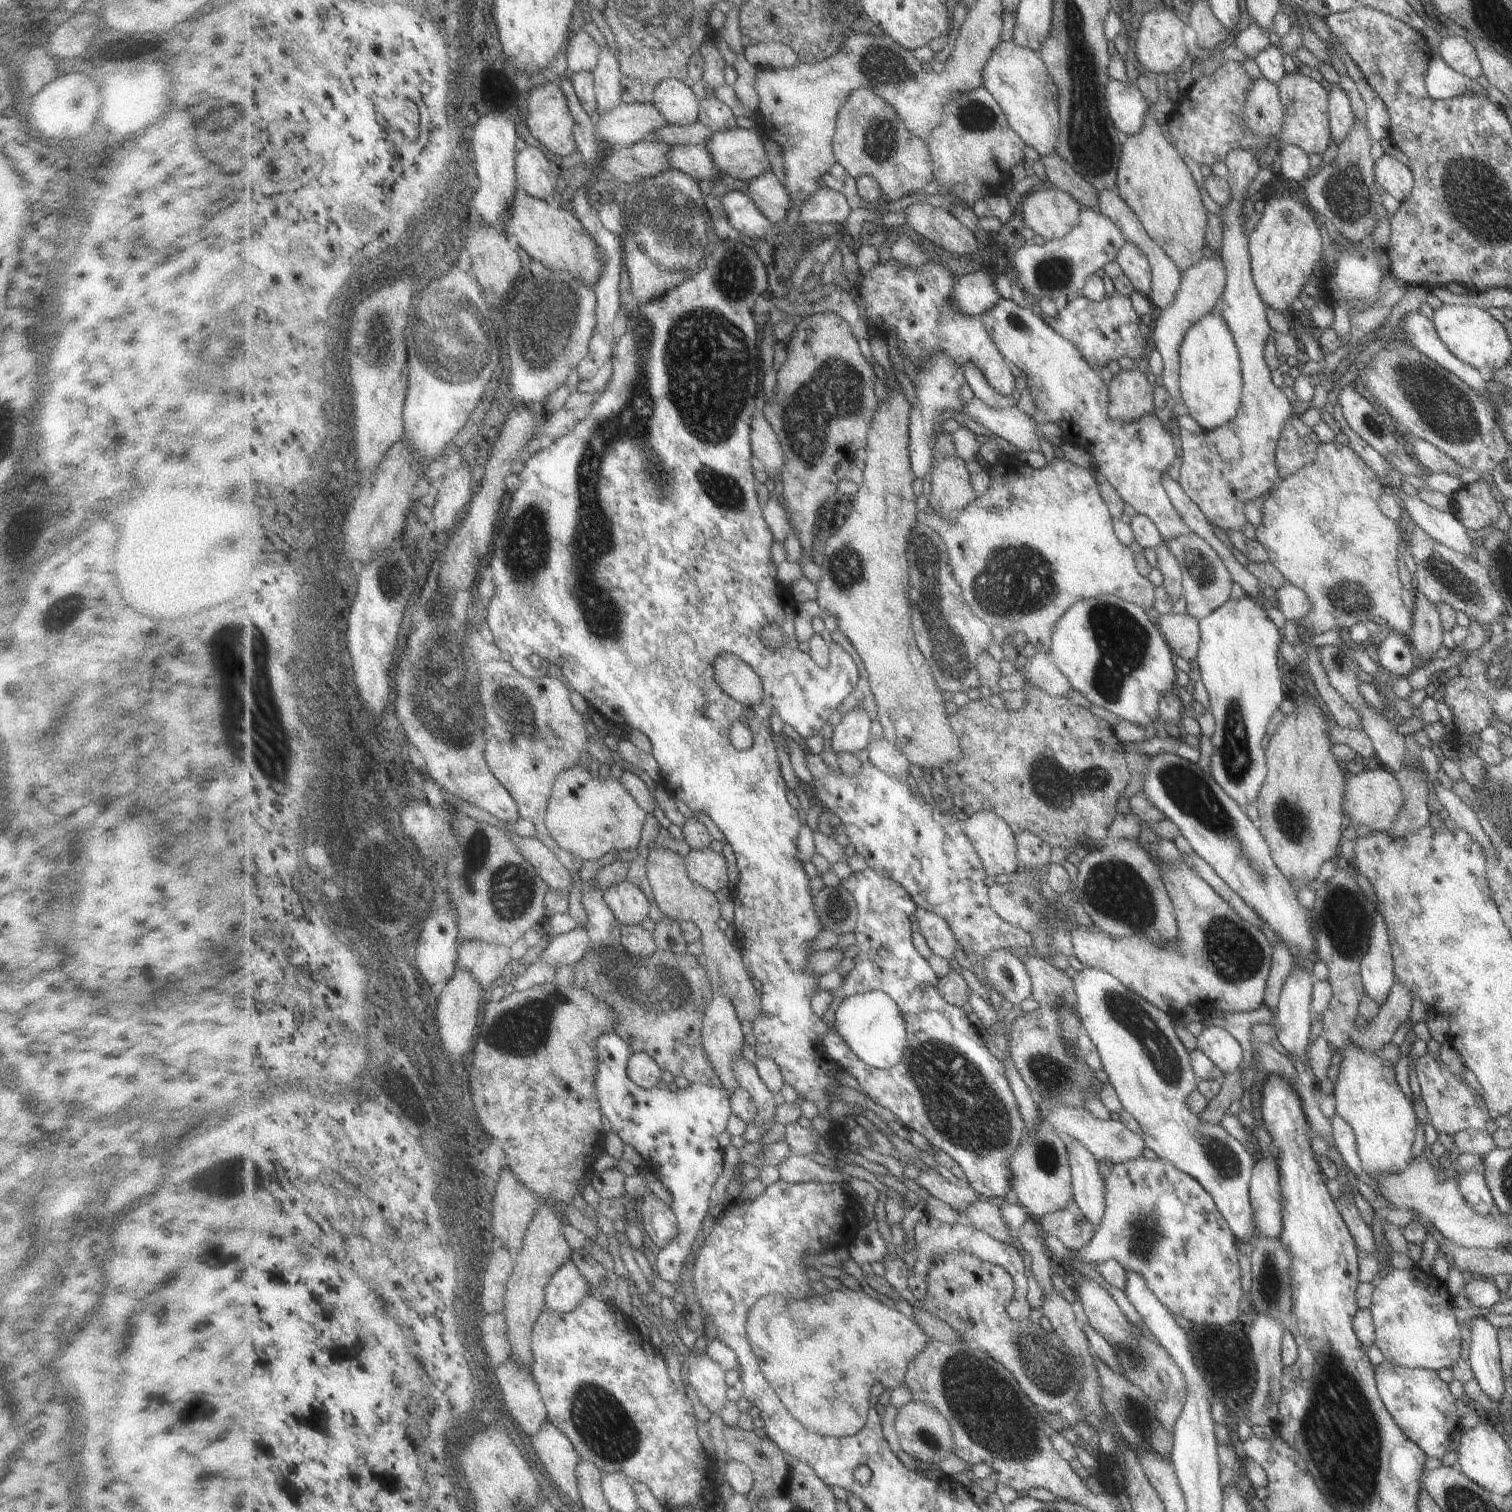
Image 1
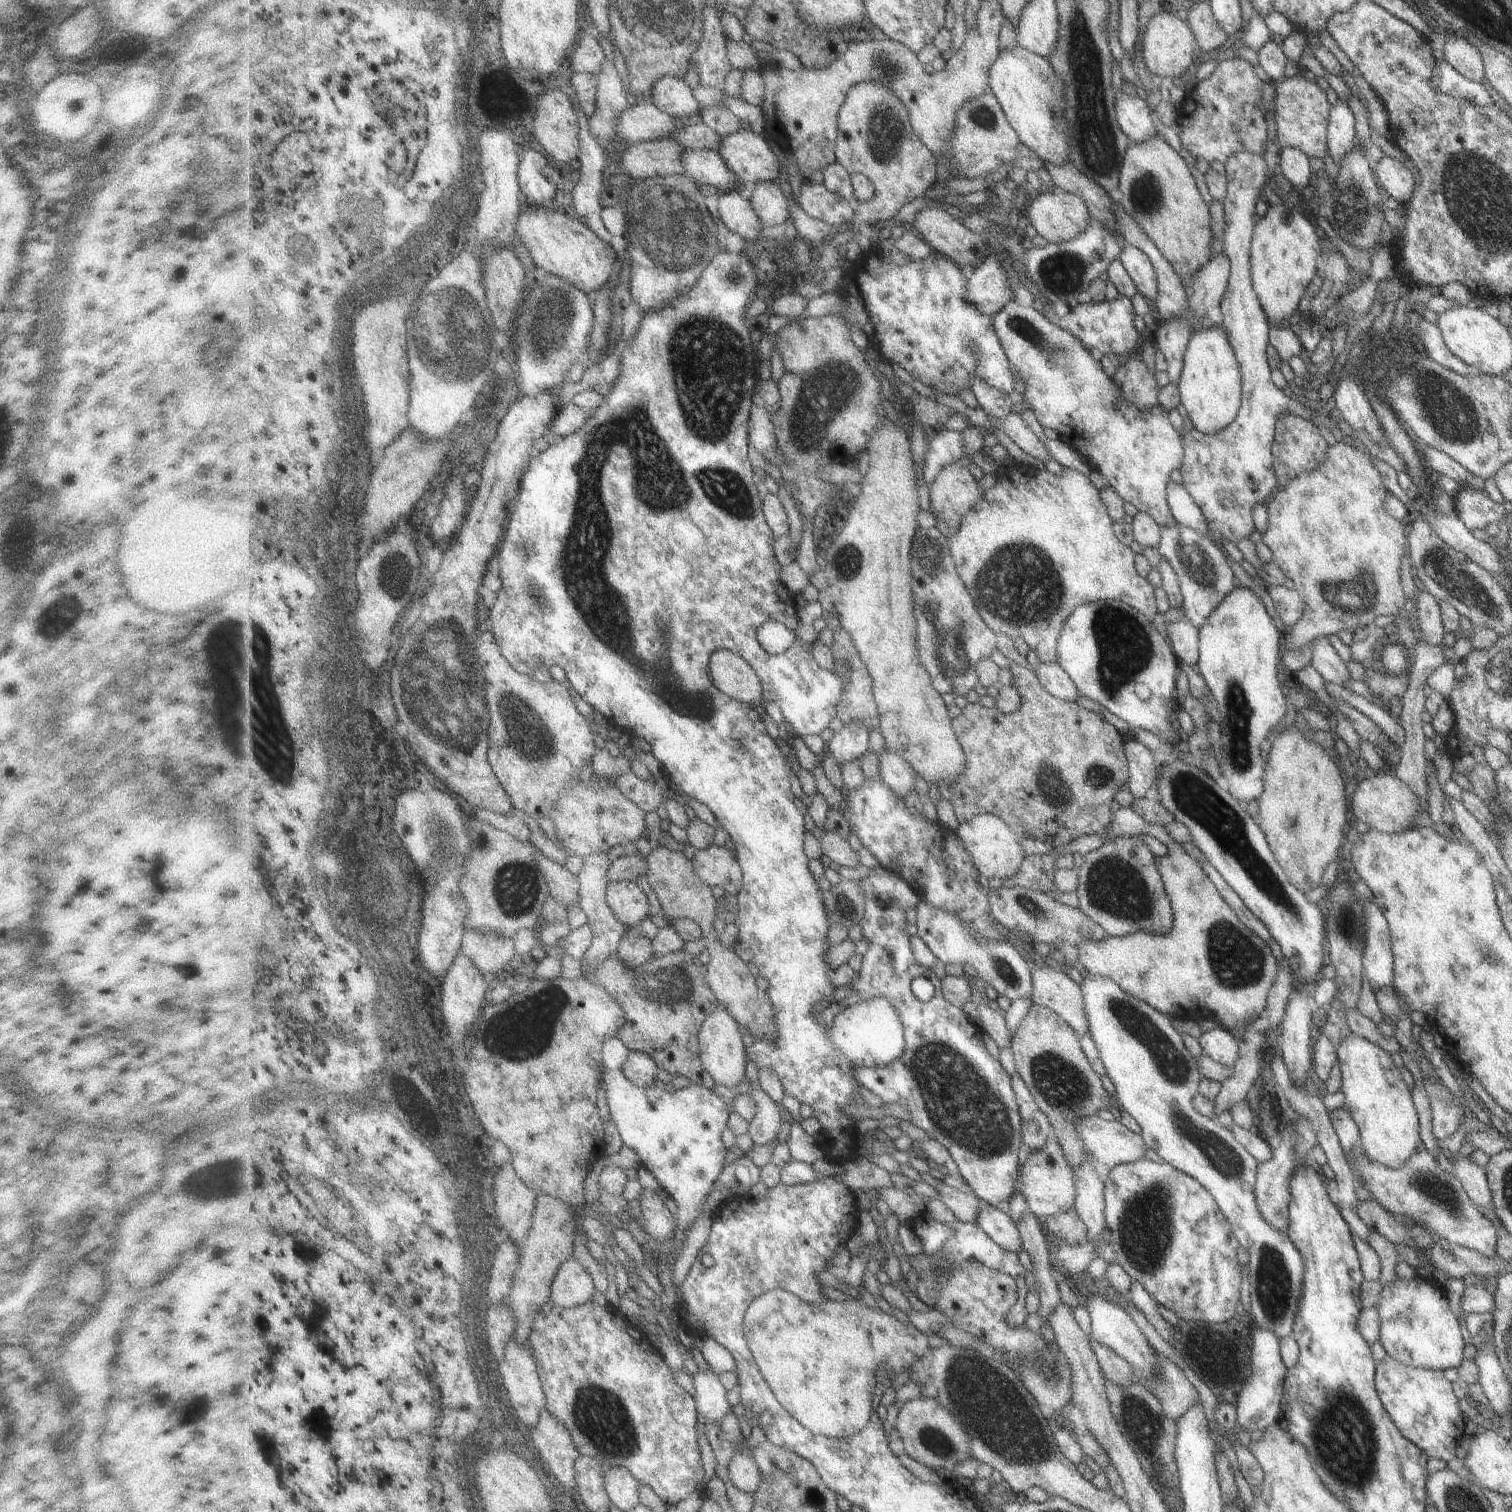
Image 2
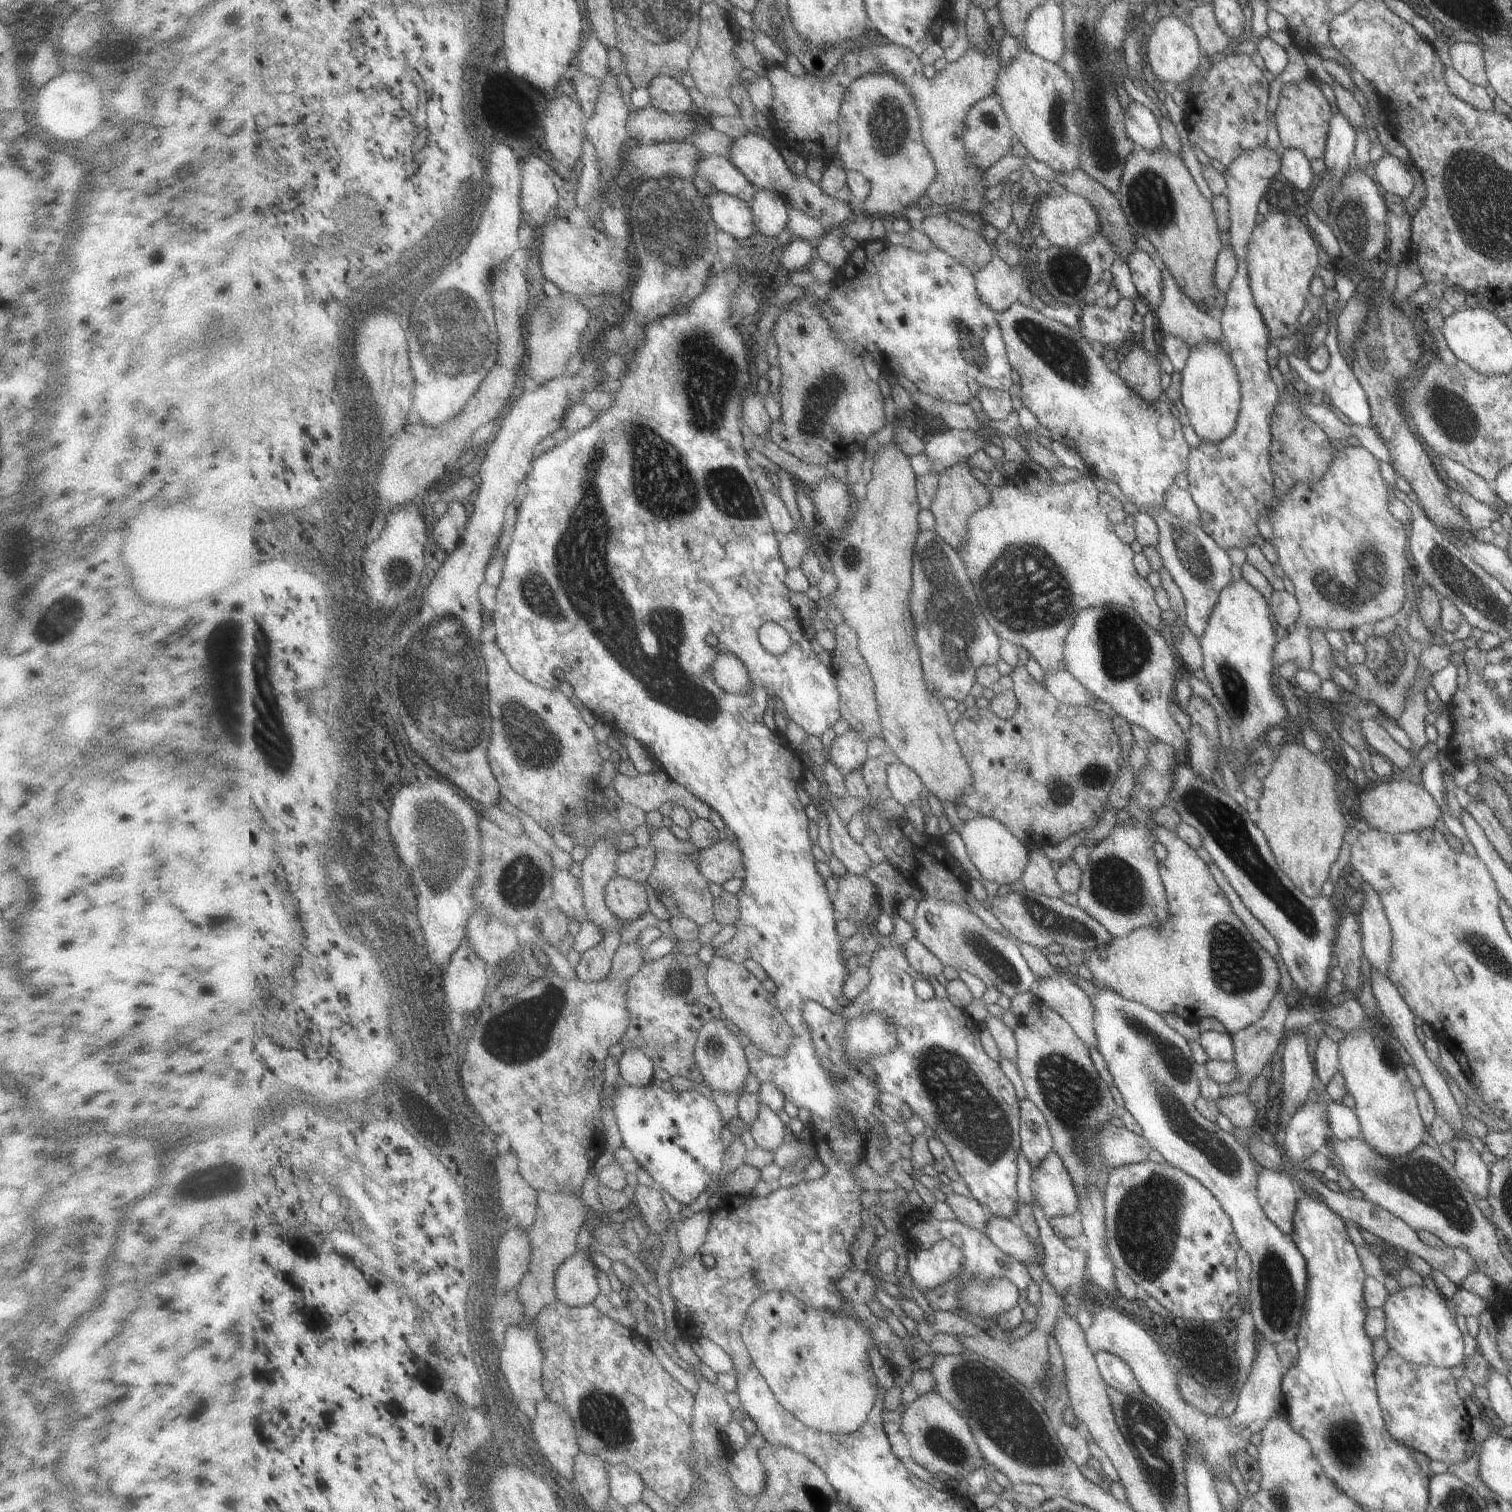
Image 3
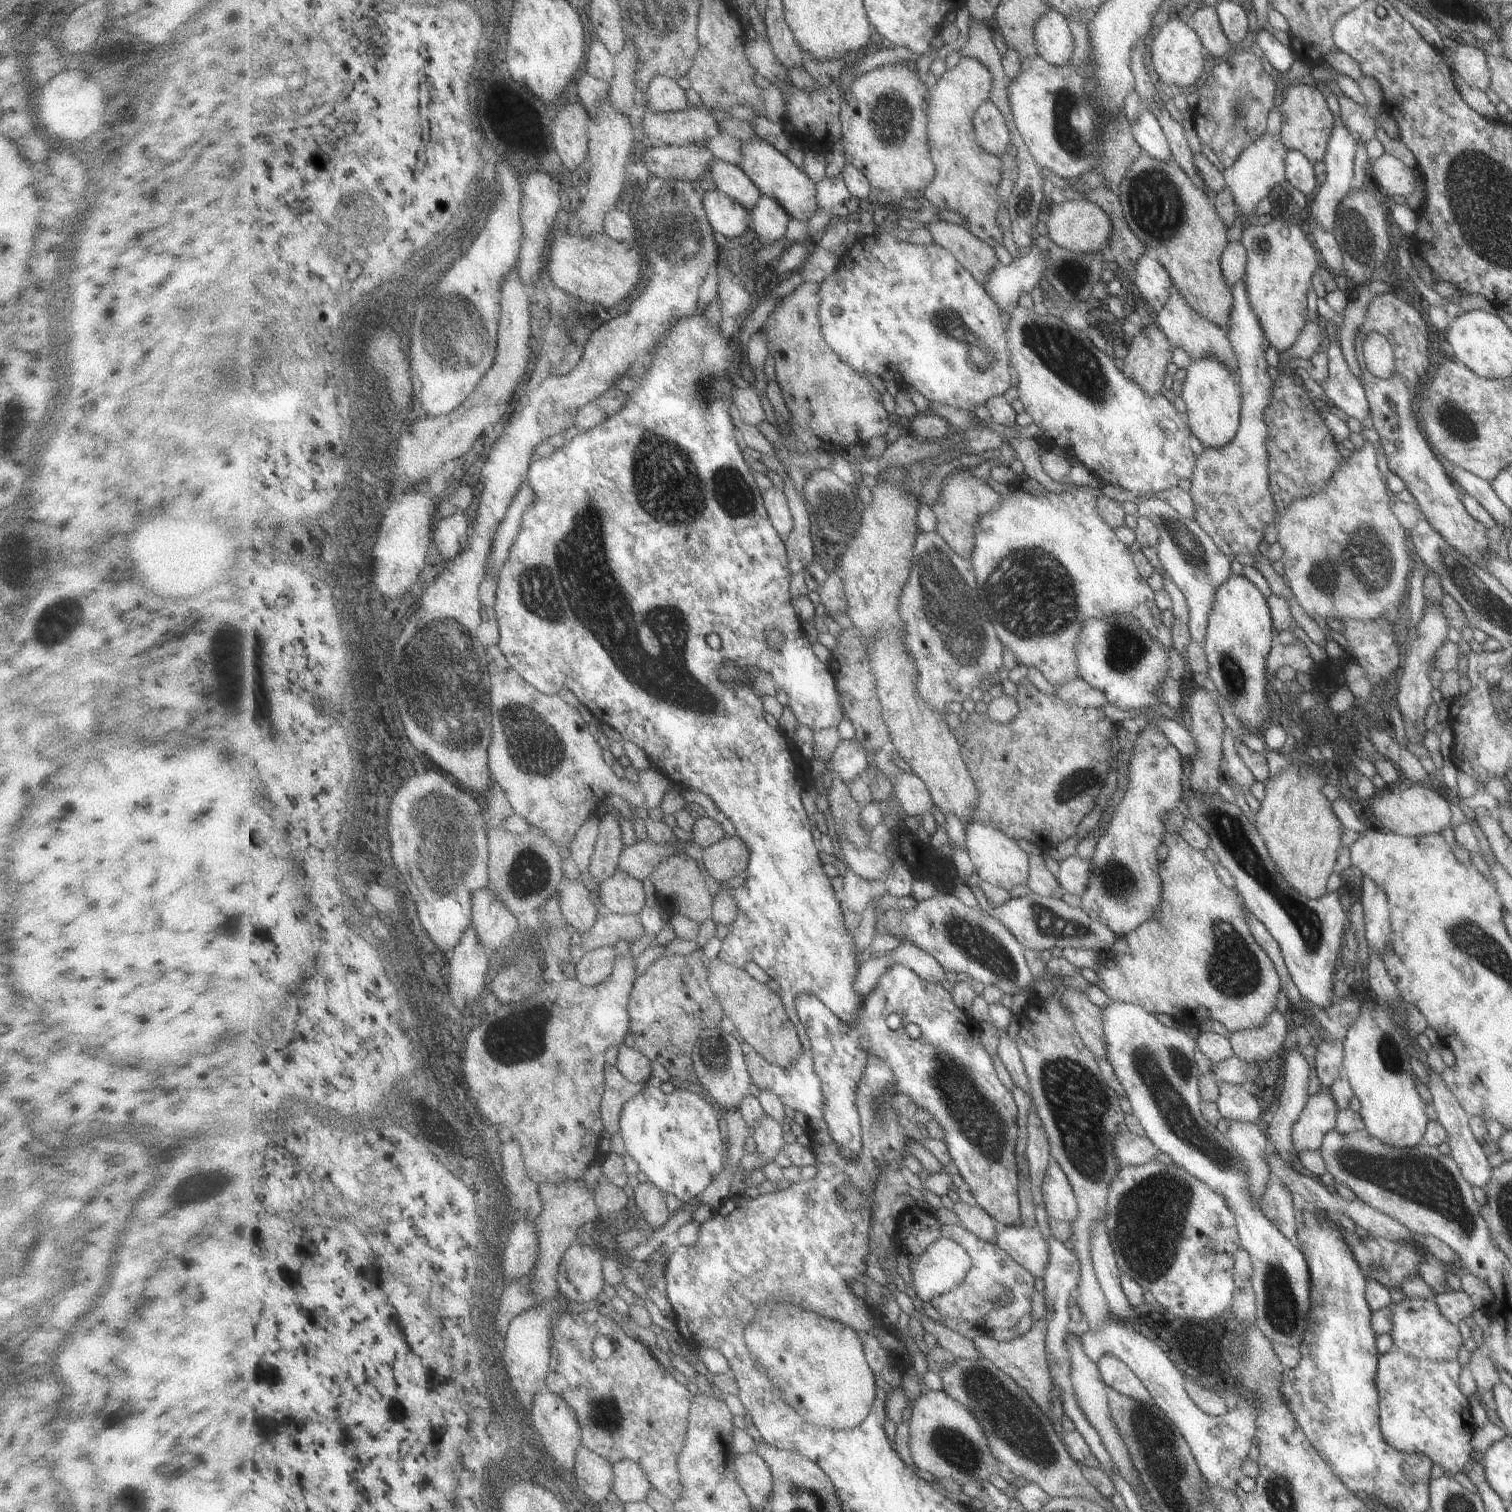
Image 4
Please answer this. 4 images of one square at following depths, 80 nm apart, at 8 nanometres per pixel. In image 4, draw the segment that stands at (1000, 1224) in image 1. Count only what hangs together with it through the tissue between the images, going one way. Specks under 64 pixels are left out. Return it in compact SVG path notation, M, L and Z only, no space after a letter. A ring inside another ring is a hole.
M1005 1226L1003 1231L997 1233L995 1244L1035 1278L1044 1280L1050 1259L1050 1248L1048 1240L1038 1226Z

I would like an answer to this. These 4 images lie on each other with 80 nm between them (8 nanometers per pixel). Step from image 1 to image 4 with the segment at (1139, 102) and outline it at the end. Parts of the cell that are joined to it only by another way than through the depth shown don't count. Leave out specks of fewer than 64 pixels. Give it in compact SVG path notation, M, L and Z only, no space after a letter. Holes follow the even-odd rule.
M1142 108L1137 122L1131 124L1143 153L1161 162L1173 161L1171 148L1160 129L1160 123L1147 109Z

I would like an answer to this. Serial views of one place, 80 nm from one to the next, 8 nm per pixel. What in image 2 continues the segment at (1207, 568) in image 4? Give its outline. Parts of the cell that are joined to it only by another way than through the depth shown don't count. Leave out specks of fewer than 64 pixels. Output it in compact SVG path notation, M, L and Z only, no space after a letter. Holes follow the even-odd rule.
M1174 521L1160 530L1160 538L1155 548L1159 556L1167 560L1179 580L1183 617L1199 629L1207 616L1223 600L1223 596L1232 590L1231 568L1229 568L1223 552L1219 552L1219 546L1215 546L1211 540L1207 540L1199 532L1181 526Z

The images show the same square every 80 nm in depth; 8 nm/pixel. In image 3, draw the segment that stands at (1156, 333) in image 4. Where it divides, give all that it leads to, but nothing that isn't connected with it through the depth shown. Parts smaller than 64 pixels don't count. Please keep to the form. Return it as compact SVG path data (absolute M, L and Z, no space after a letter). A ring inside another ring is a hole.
M1140 339L1130 345L1129 352L1119 362L1117 373L1132 386L1147 402L1161 399L1162 389L1159 385L1157 353L1148 353L1143 349Z

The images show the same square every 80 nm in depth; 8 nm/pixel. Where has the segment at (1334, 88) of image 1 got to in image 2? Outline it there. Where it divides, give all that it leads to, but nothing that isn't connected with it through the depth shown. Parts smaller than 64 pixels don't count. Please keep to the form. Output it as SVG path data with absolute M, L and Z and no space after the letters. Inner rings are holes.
M1336 98L1335 104L1329 108L1326 128L1326 146L1329 158L1339 161L1356 141L1355 122L1351 110L1345 100Z

